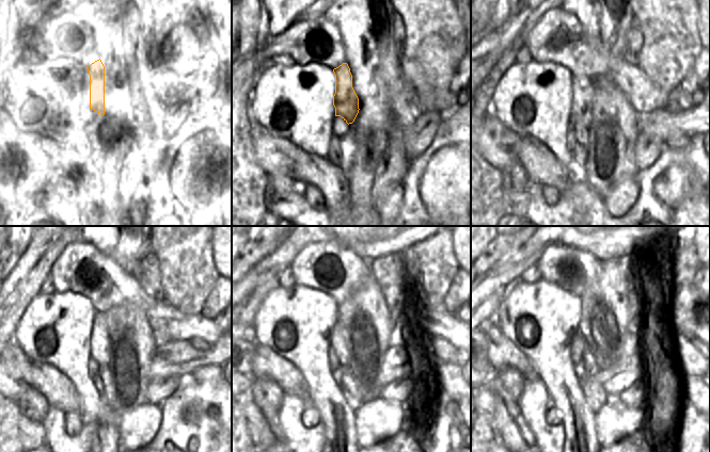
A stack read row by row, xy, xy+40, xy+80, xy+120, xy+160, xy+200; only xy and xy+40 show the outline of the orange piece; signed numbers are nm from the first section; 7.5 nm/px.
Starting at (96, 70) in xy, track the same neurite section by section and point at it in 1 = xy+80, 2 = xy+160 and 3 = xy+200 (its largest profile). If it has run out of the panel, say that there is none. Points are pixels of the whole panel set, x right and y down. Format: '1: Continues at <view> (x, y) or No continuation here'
1: Continues at xy+80 (582, 92)
2: Continues at xy+160 (341, 349)
3: Continues at xy+200 (588, 361).

